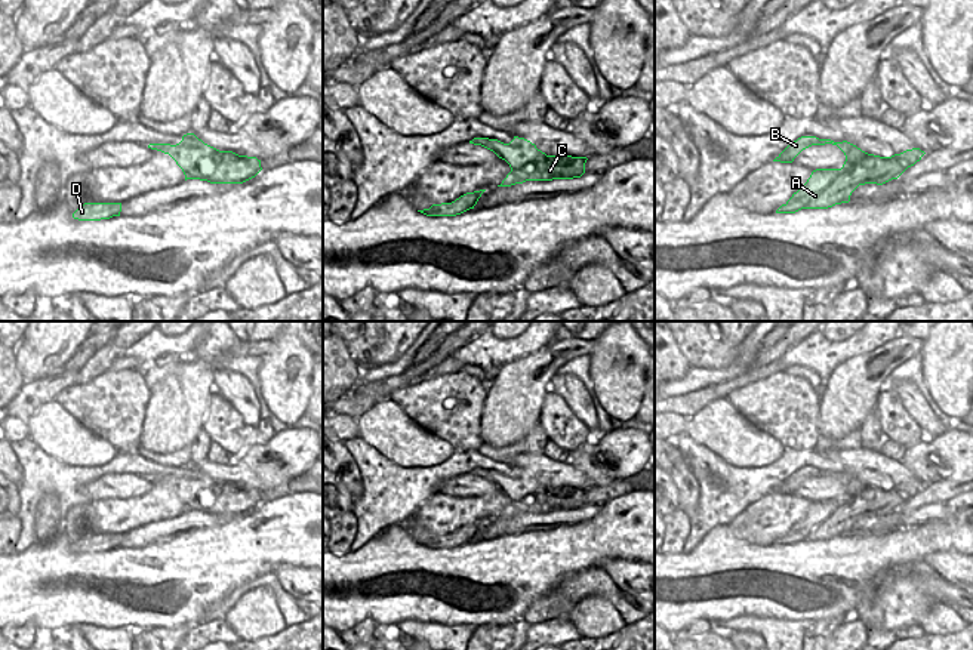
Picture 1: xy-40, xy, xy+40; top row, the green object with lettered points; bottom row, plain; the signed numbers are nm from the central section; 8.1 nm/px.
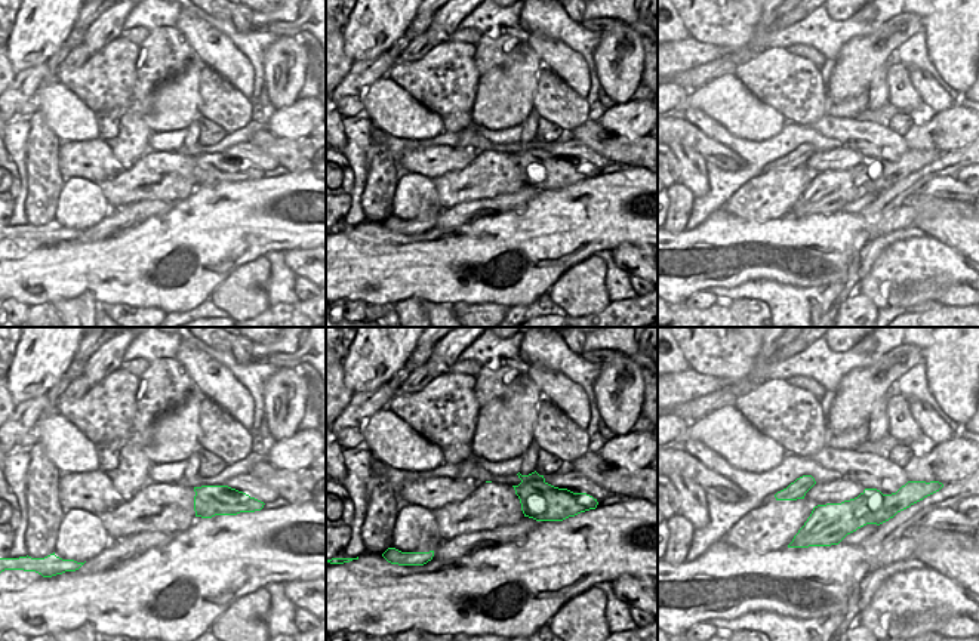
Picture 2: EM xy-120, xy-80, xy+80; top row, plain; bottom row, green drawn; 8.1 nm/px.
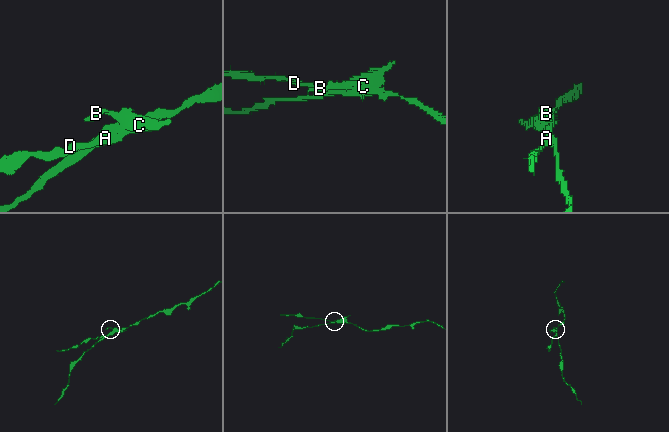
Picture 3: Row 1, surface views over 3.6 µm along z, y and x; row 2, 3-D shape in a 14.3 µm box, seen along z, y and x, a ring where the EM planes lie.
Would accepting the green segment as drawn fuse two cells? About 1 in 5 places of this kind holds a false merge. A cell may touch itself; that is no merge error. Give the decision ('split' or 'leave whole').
split

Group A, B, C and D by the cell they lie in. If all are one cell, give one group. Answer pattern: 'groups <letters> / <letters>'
groups A B C / D

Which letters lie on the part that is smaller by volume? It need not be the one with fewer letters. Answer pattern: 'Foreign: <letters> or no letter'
Foreign: D

